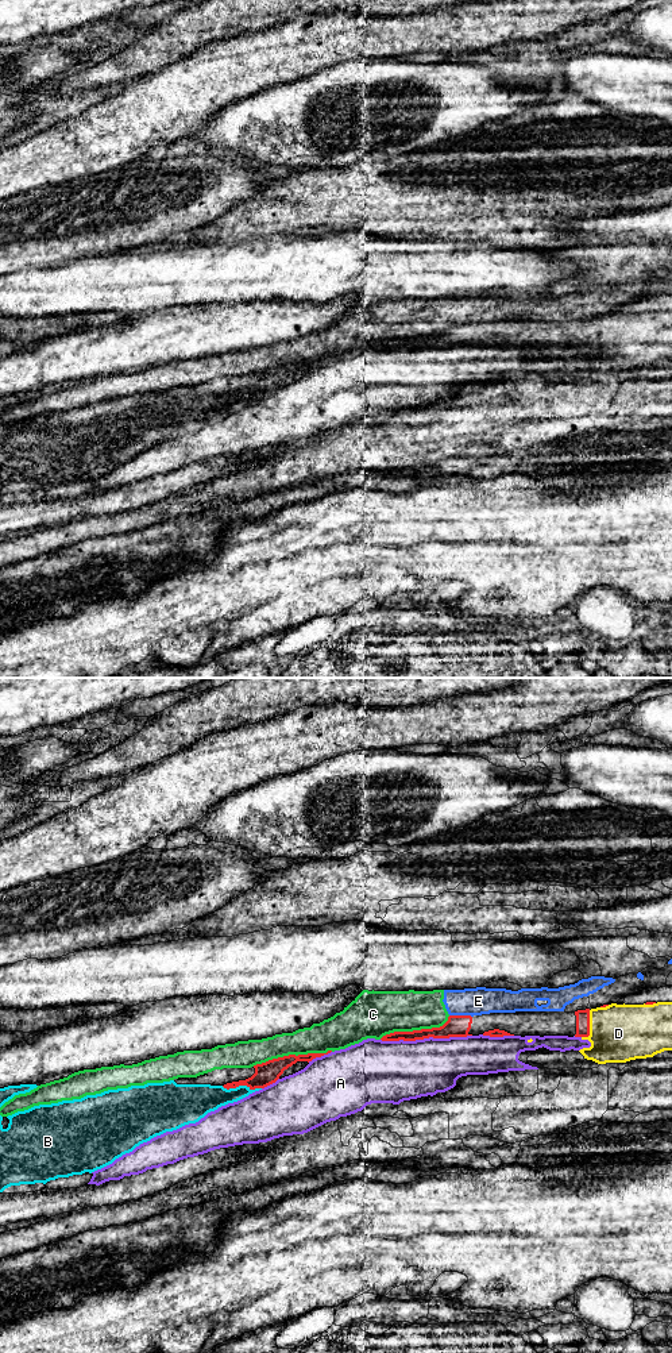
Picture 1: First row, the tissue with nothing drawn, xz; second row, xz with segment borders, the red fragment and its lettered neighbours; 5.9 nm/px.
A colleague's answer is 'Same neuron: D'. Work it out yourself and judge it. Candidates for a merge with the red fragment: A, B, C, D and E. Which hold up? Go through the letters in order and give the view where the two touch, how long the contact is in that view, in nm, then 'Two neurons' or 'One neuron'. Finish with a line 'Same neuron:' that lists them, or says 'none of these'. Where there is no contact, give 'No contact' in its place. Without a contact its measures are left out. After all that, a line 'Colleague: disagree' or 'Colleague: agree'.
A: Touches red in xz. Shared border 550 nm. Two neurons
B: Touches red in xz. Shared border 240 nm. Two neurons
C: Touches red in xz. Shared border 480 nm. Two neurons
D: Touches red in xz. Shared border 180 nm. One neuron
E: Touches red in xz. Shared border 140 nm. Two neurons
Same neuron: D
Colleague: agree

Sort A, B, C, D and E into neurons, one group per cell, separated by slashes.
A / B / C E / D

